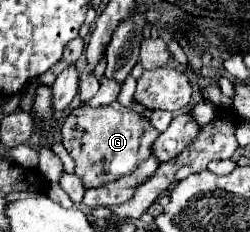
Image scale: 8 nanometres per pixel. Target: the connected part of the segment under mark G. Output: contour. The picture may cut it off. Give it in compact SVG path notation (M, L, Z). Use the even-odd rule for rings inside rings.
M117 101L103 107L81 105L69 113L61 127L61 143L73 157L75 175L83 181L85 189L101 187L125 173L133 173L133 169L151 155L151 145L157 135L159 131L151 127L149 119Z

